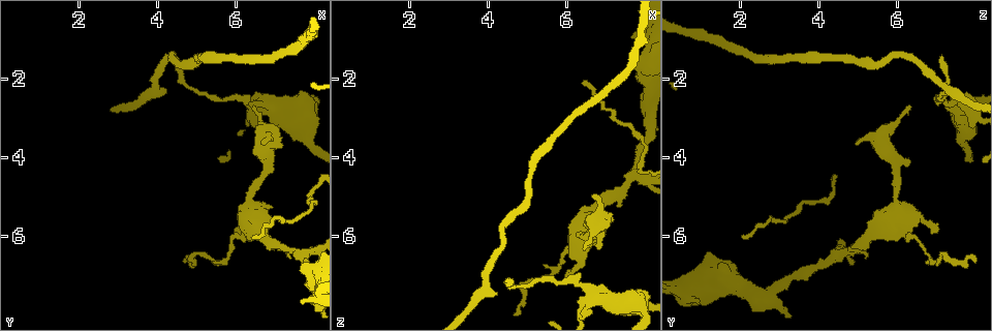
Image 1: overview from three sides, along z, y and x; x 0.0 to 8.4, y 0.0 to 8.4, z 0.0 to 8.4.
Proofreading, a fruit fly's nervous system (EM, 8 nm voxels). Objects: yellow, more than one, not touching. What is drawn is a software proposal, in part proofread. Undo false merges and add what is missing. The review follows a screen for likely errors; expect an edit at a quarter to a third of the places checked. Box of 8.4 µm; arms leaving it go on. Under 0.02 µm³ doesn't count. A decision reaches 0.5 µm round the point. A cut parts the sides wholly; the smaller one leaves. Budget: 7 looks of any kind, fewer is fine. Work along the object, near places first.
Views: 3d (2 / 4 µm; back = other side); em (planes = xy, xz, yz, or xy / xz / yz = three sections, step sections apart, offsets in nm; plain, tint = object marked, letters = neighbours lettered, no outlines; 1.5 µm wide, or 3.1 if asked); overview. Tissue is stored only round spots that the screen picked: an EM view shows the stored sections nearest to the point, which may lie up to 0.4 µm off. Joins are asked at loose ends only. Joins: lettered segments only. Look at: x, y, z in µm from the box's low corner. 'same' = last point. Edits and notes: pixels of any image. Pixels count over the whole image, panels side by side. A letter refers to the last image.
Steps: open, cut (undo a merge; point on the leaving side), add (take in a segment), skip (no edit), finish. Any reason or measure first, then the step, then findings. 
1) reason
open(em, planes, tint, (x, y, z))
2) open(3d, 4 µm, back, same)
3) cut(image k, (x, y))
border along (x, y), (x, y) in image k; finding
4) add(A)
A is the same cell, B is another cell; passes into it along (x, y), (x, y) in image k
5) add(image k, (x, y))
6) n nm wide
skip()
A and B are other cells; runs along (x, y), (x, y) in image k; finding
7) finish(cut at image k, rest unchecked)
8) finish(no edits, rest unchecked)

free end
open(3d, 2 µm, (6.50, 2.70, 6.35))

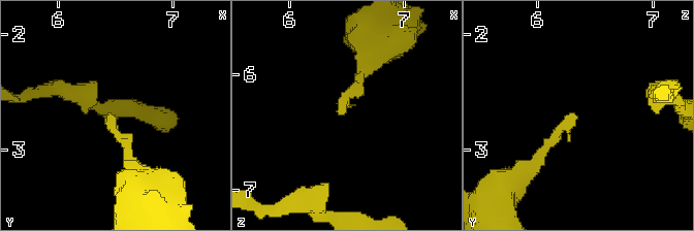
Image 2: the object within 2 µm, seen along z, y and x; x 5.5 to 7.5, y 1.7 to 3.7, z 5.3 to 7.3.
open(em, xy, step 4, letters, (6.46, 2.70, 6.32))

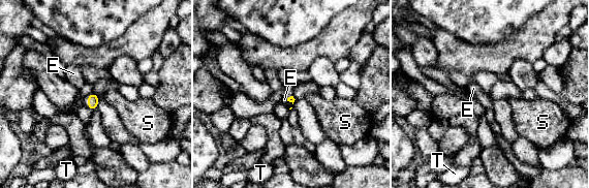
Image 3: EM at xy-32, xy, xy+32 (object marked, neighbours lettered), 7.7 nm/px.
another direction
open(em, planes, letters, same)

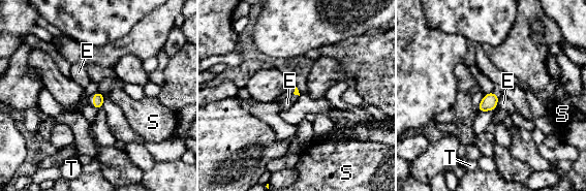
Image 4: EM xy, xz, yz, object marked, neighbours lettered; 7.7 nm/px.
skip()
E, S and T are other cells; border along (499, 96), (497, 107) in image 4; no lettered segment goes on from it

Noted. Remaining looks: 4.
sudden change in width
open(3d, 4 µm, (6.35, 5.30, 5.95))

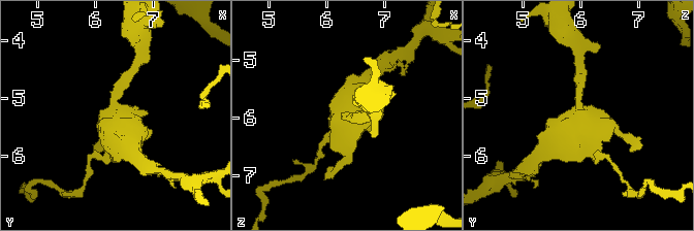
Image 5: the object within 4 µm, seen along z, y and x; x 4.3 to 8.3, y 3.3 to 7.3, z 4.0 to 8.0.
open(em, xz, step 4, tint, (6.40, 5.30, 5.95))

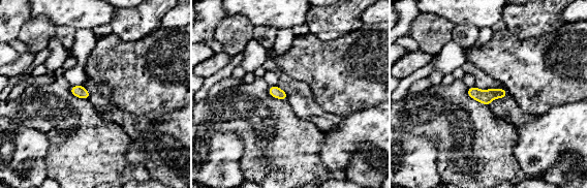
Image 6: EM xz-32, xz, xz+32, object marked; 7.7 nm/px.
another direction
open(em, planes, letters, same)

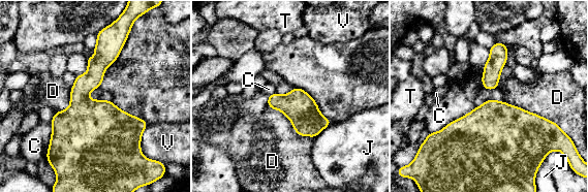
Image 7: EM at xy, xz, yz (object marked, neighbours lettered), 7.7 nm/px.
skip()
C, D, J, T and V are other cells; border along (50, 122), (53, 186) in image 7; continuous, no second cell

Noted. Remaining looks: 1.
finish(no edits, rest unchecked)

